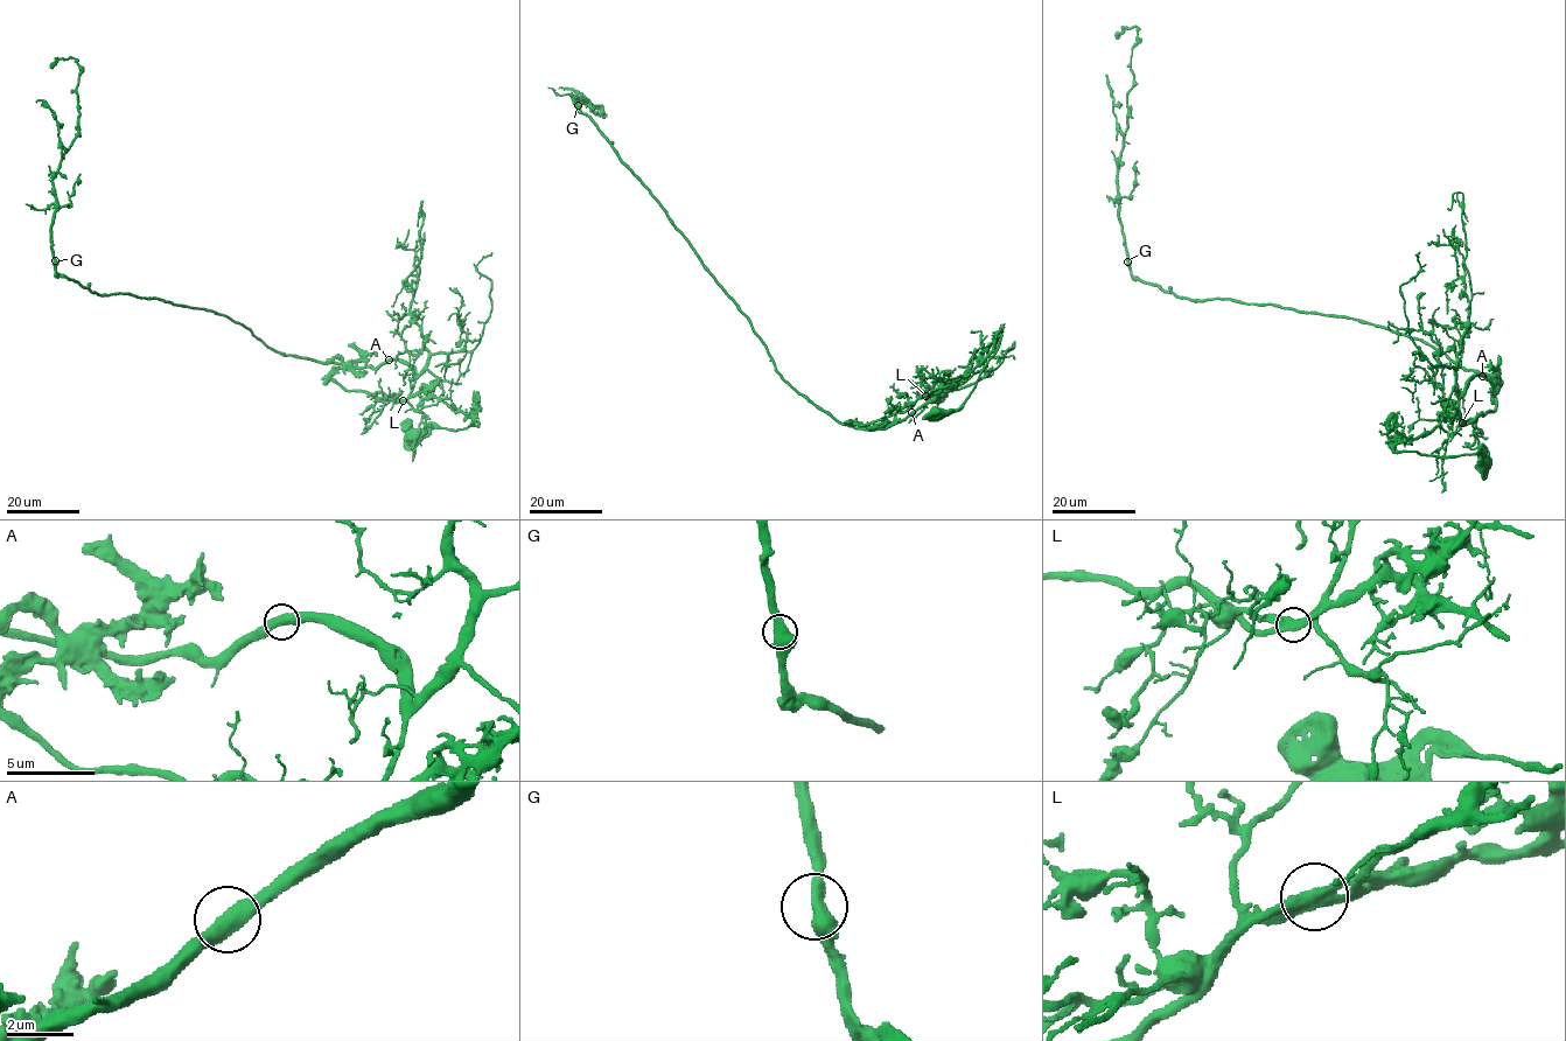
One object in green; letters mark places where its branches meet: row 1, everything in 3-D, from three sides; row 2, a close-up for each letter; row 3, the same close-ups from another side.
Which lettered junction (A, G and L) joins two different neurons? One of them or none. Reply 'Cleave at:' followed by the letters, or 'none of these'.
Cleave at: L

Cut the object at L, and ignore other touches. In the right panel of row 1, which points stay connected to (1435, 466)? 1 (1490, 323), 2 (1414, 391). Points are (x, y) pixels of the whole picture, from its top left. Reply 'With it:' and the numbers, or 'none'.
With it: 1, 2

